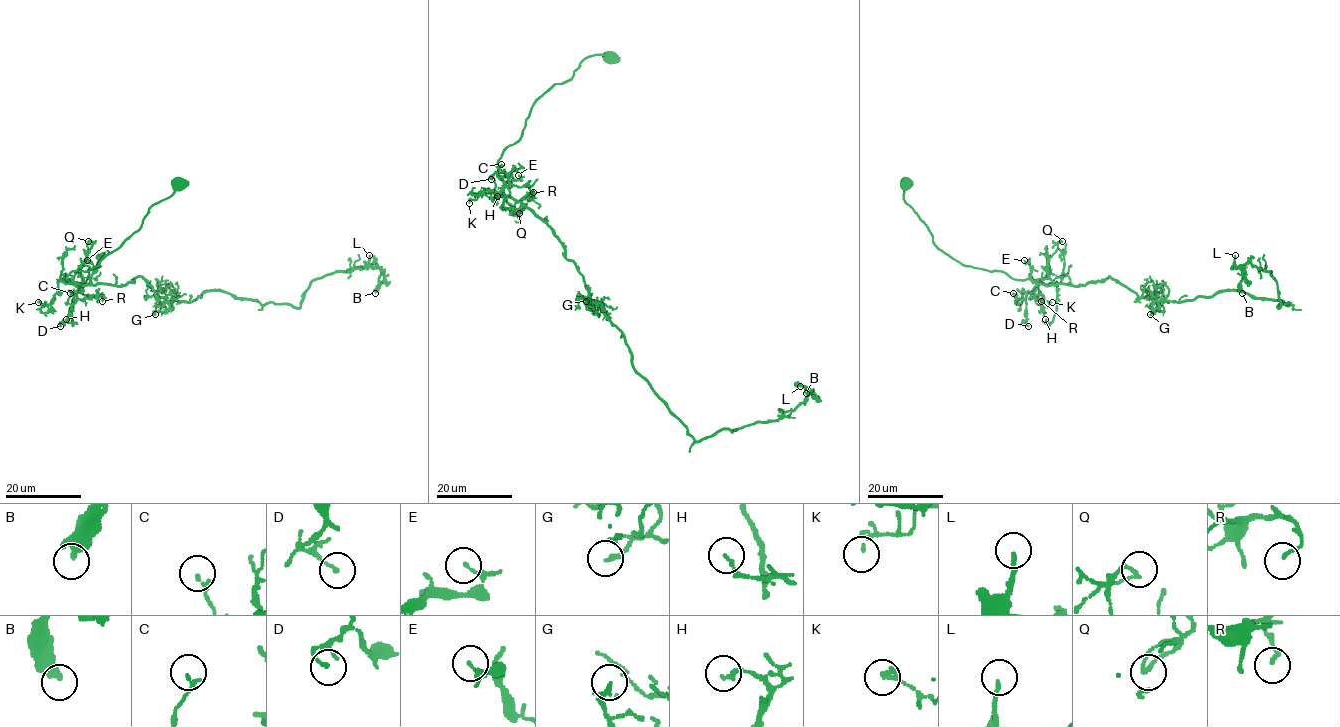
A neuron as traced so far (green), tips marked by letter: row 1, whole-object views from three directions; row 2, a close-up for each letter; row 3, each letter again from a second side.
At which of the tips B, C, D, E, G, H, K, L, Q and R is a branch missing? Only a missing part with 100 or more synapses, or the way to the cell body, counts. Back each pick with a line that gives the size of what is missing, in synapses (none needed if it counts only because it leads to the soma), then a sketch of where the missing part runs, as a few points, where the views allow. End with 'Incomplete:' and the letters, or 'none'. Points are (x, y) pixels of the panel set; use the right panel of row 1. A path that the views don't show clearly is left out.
Incomplete: none

